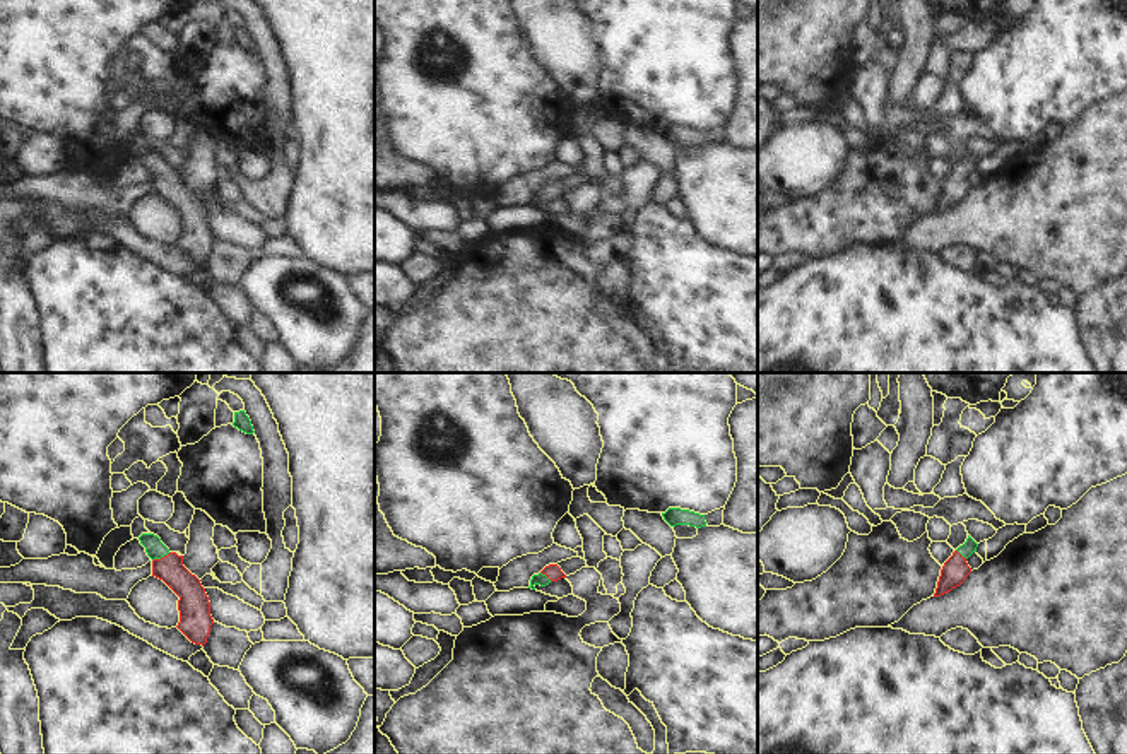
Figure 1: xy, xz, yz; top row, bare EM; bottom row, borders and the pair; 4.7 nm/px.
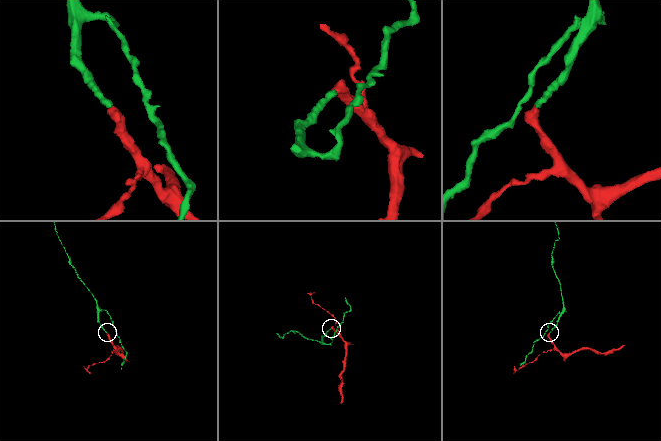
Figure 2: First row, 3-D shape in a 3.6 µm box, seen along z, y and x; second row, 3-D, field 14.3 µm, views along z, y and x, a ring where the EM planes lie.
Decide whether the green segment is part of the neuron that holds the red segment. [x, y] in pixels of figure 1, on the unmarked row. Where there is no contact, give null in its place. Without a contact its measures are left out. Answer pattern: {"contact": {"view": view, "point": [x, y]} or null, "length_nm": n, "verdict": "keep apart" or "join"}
{"contact": {"view": "xy", "point": [161, 175]}, "length_nm": 100, "verdict": "join"}

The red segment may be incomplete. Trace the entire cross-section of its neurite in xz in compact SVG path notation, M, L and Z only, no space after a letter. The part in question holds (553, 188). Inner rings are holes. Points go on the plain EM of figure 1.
M549 181L539 191L532 193L528 205L535 207L537 202L546 203L551 198L558 198L561 195L566 195L561 185L558 181Z

